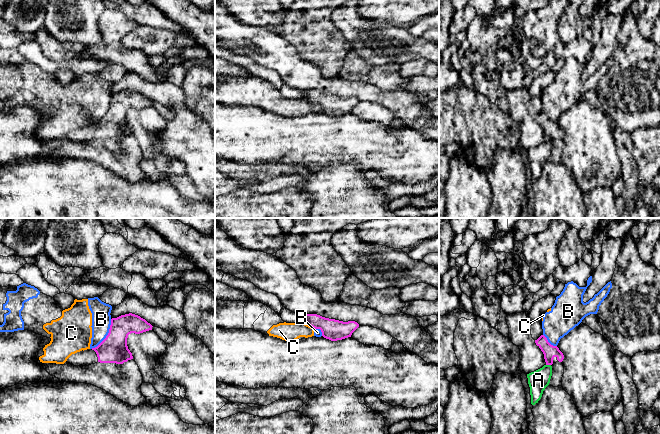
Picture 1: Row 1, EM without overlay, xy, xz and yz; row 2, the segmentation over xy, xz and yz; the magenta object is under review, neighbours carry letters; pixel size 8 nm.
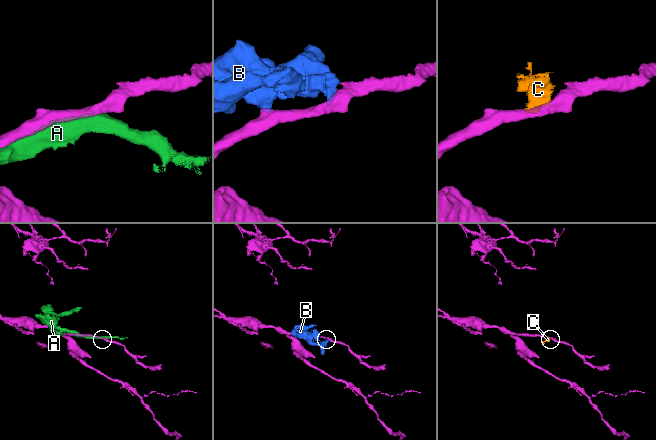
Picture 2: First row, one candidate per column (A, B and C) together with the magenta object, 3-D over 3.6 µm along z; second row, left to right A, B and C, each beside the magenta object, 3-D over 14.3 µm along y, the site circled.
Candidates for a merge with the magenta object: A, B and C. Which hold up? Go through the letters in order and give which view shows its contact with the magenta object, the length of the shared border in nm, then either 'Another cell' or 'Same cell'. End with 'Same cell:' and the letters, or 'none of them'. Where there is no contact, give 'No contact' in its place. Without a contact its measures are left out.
A: Touches magenta in yz. Shared border 40 nm. Another cell
B: Touches magenta in xy. Shared border 280 nm. Another cell
C: Touches magenta in xz. Shared border 140 nm. Another cell
Same cell: none of them

